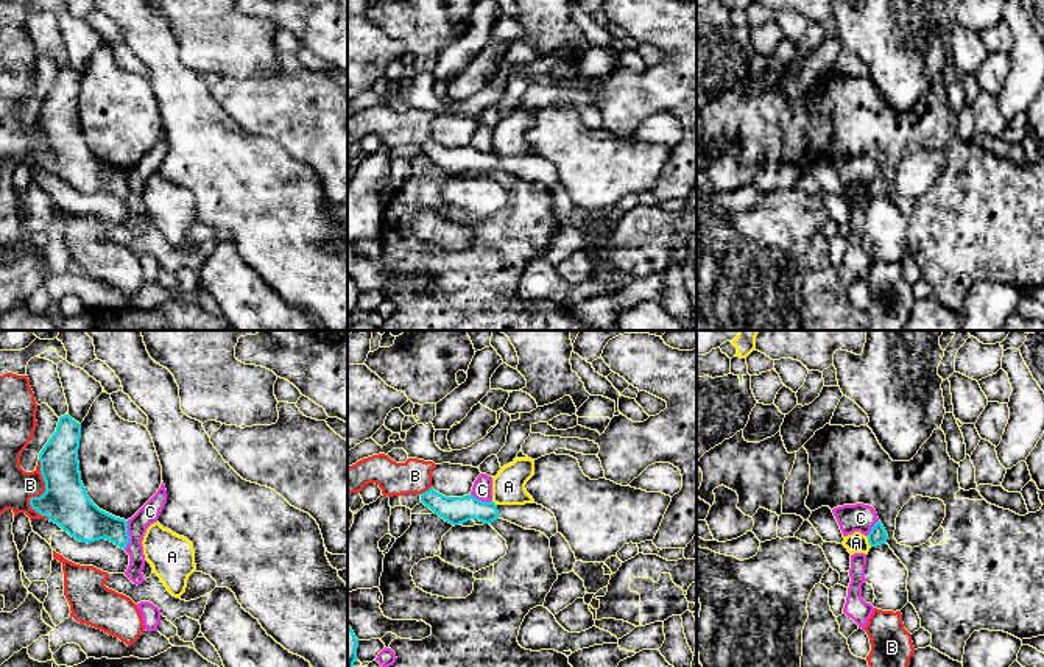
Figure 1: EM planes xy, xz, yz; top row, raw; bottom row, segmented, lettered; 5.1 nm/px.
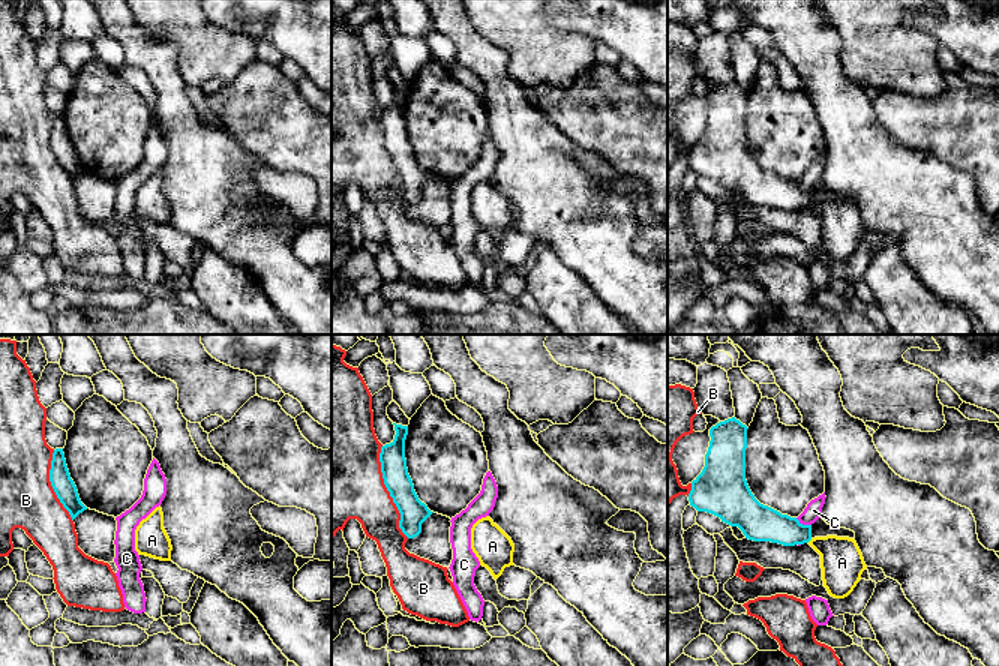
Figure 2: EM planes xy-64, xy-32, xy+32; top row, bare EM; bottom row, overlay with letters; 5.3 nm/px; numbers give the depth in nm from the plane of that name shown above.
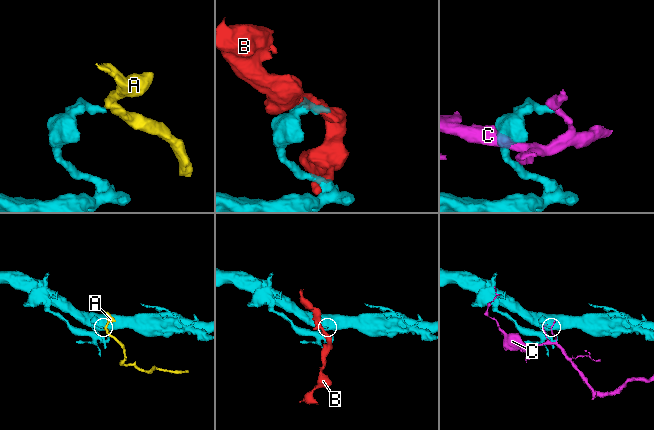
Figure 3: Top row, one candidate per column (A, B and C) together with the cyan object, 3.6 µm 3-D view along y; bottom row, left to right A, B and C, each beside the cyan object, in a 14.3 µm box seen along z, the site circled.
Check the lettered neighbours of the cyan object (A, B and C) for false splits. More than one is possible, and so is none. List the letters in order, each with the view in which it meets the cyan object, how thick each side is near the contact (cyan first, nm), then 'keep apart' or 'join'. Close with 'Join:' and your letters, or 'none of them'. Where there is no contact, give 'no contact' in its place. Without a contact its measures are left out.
A: yz | 90/110 nm | keep apart
B: xy | 240/180 nm | keep apart
C: xy | 200/100 nm | keep apart
Join: none of them

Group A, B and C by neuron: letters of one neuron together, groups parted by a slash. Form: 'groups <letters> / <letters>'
groups A / B / C

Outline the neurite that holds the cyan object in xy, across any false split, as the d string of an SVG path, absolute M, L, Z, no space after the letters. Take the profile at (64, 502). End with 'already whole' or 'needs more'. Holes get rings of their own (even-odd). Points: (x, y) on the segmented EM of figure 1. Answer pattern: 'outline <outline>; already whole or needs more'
outline M69 415L59 418L56 432L39 453L45 492L30 505L79 542L106 539L126 549L128 521L100 510L81 482L78 449L81 424Z; already whole

